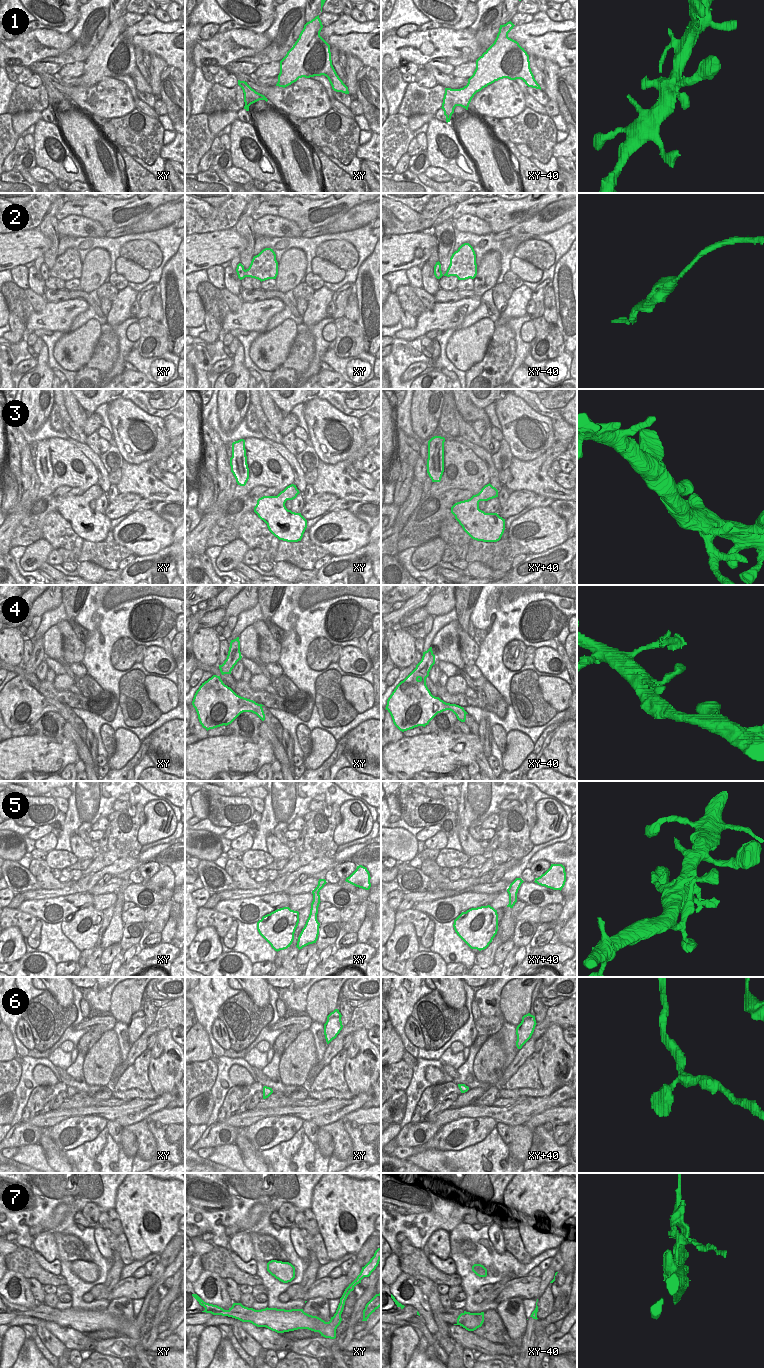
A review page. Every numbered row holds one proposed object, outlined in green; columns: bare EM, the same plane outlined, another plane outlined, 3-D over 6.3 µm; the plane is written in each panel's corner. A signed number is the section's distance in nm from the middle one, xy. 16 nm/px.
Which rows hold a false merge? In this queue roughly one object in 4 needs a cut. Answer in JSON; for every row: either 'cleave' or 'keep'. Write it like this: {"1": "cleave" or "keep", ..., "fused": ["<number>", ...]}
{"1": "keep", "2": "keep", "3": "keep", "4": "keep", "5": "keep", "6": "keep", "7": "cleave", "fused": ["7"]}

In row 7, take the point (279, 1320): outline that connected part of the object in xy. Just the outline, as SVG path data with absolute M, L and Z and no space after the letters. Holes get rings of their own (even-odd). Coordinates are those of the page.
M197 1294L192 1296L205 1308L206 1313L213 1315L228 1316L238 1319L242 1322L250 1322L257 1327L266 1327L277 1333L284 1333L298 1329L308 1329L319 1332L325 1338L335 1339L336 1329L340 1325L336 1325L333 1317L329 1322L325 1322L317 1316L312 1316L303 1311L303 1309L277 1309L265 1308L255 1310L243 1306L241 1303L233 1303L228 1310L204 1302Z

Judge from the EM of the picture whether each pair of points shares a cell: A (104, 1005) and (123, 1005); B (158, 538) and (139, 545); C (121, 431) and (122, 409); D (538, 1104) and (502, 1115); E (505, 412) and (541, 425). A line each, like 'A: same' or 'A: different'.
A: different
B: same
C: same
D: same
E: same

